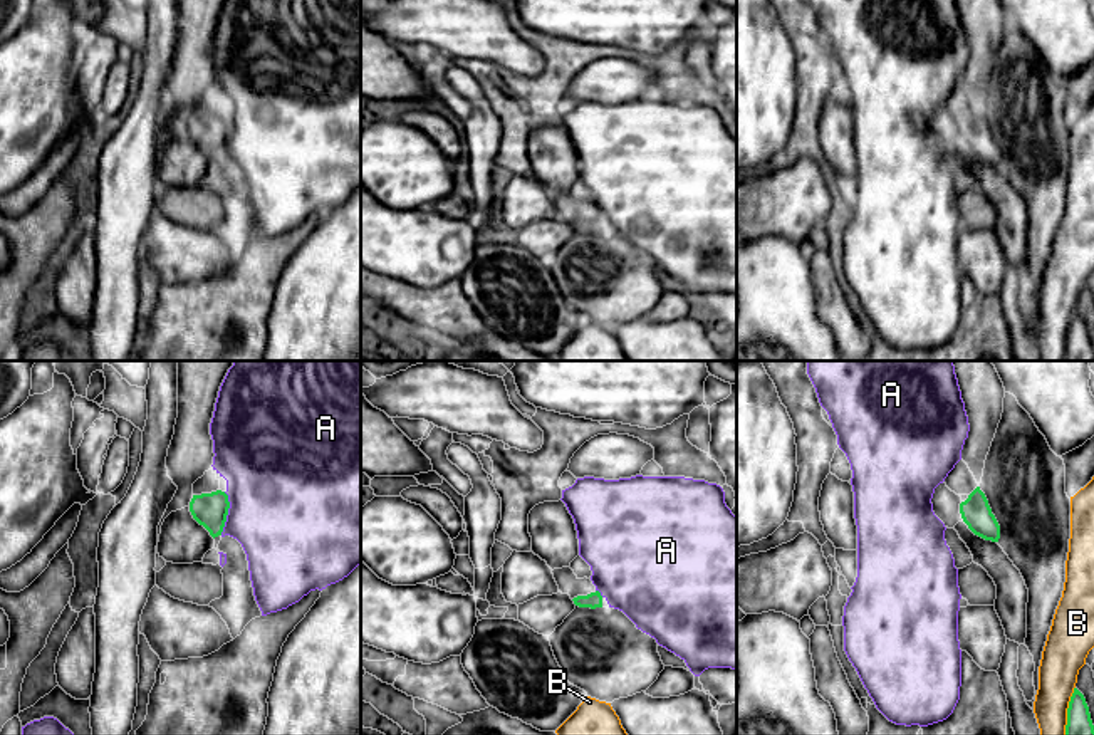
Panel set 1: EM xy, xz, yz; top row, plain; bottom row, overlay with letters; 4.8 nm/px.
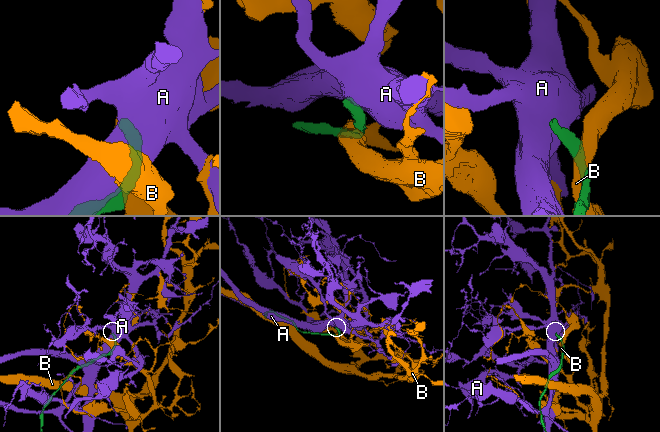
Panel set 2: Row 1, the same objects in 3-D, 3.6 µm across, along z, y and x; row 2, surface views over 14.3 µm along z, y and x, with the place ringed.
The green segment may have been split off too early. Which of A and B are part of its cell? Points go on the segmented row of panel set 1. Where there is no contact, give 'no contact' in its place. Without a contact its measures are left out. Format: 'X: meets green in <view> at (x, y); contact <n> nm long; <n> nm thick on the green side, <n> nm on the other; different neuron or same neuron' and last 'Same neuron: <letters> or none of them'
A: meets green in xy at (227, 514); contact 200 nm long; 160 nm thick on the green side, 480 nm on the other; different neuron
B: meets green in yz at (1067, 710); contact 240 nm long; 120 nm thick on the green side, 200 nm on the other; different neuron
Same neuron: none of them

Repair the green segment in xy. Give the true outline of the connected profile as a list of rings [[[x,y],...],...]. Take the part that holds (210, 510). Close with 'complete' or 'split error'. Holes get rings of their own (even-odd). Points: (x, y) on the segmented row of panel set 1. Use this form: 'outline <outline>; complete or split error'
outline [[[210,468],[201,478],[193,483],[193,498],[190,502],[190,512],[193,519],[203,525],[215,539],[221,535],[230,502],[228,495],[220,490],[220,480]]]; split error

